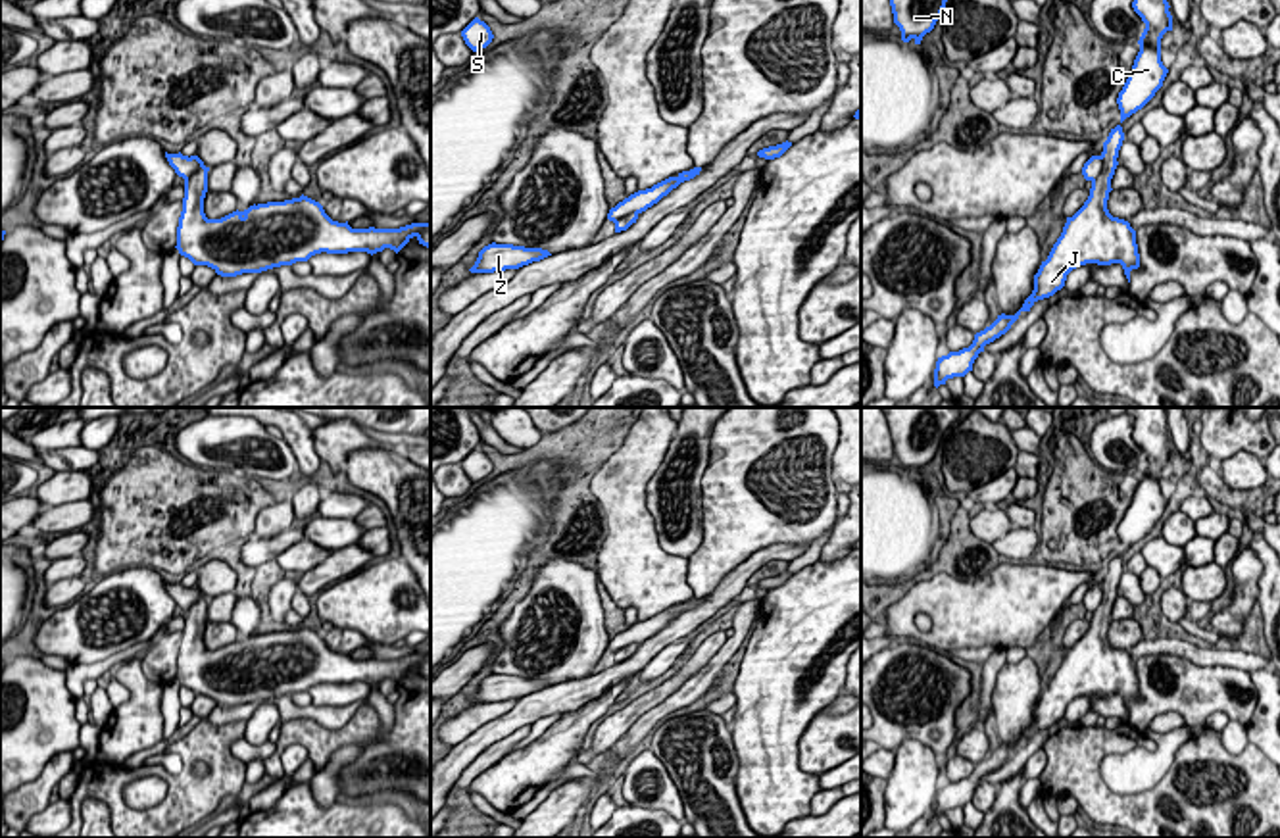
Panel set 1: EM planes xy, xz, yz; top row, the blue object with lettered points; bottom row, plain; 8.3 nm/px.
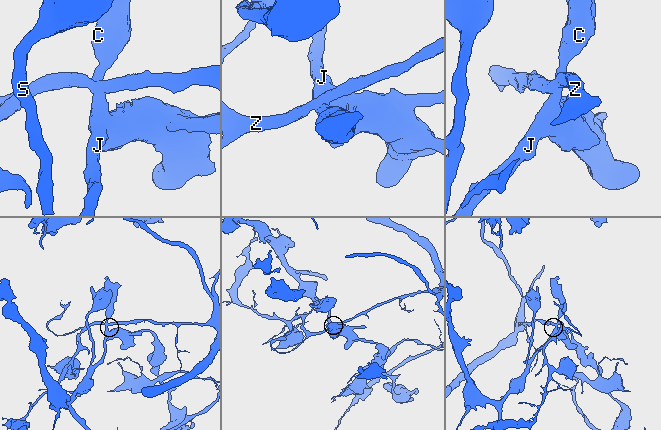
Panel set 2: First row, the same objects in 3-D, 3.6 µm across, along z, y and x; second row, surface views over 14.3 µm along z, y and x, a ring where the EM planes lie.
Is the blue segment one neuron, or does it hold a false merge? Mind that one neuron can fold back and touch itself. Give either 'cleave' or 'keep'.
cleave

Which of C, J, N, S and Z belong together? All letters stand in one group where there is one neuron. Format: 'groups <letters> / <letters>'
groups C J N S / Z

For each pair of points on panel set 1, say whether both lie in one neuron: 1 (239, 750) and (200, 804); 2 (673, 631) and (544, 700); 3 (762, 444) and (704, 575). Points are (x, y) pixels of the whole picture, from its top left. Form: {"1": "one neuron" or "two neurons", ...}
{"1": "two neurons", "2": "one neuron", "3": "one neuron"}

